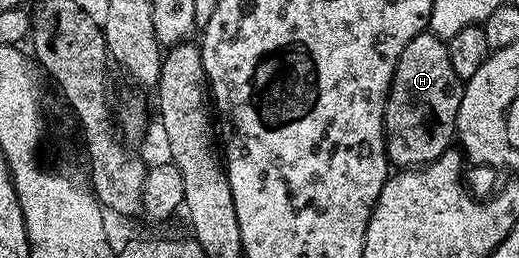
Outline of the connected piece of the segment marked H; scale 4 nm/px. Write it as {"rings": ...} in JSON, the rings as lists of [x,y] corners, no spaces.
{"rings":[[[433,33],[412,37],[396,61],[390,92],[386,98],[386,158],[398,169],[417,169],[436,161],[451,150],[456,139],[456,117],[462,100],[464,80],[456,77],[448,61],[447,40]]]}

